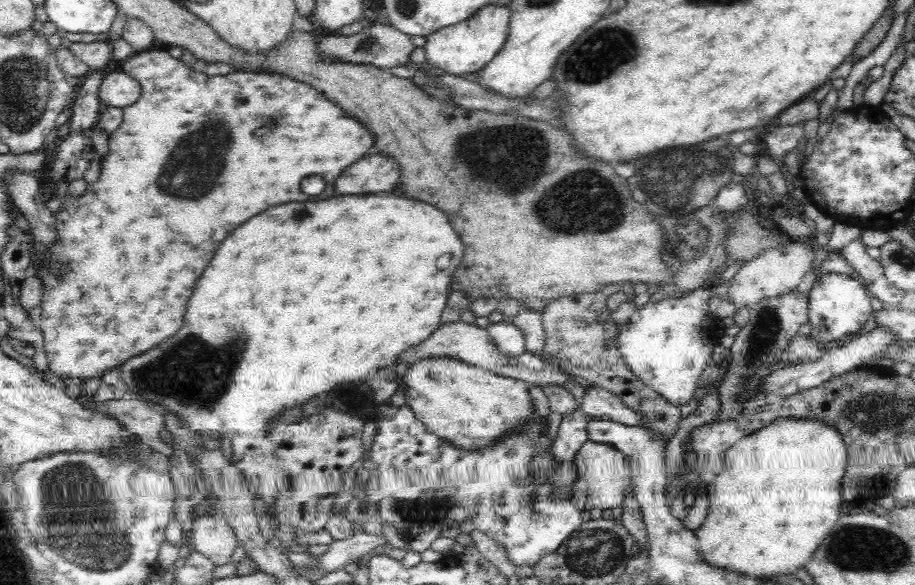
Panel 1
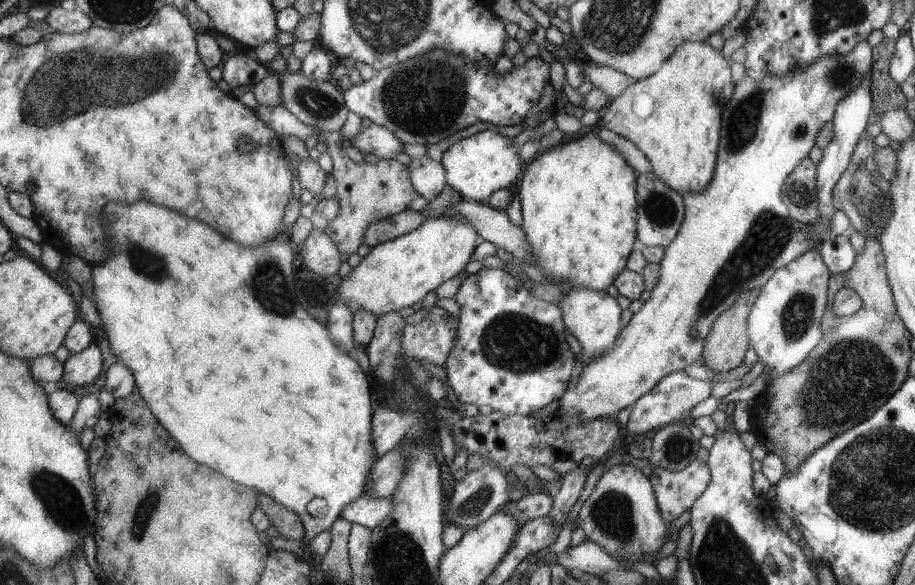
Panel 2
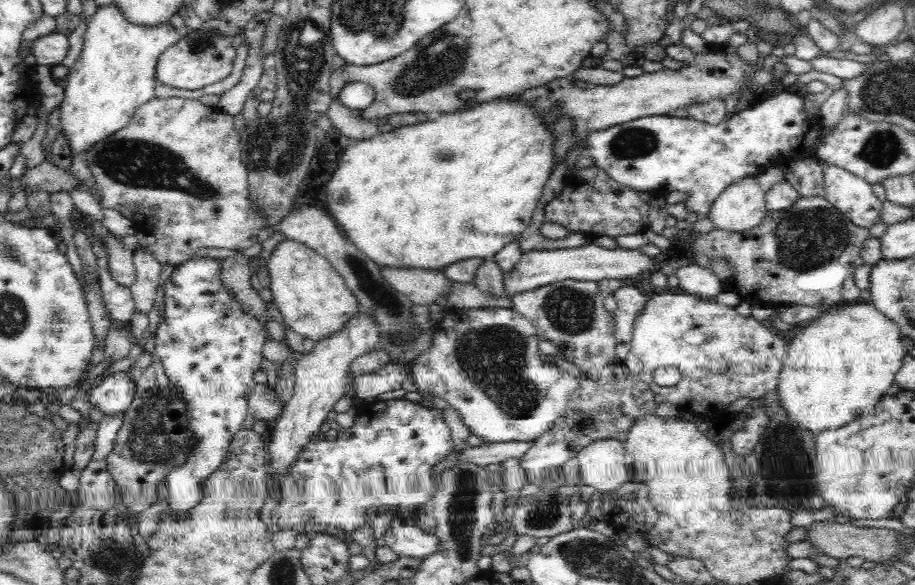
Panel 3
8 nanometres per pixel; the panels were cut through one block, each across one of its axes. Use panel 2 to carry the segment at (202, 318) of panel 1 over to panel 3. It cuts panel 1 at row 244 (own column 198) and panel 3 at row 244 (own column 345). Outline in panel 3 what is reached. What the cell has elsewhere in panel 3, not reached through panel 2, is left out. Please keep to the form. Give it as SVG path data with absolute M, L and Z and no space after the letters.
M495 98L488 103L476 104L468 110L450 111L442 113L435 120L425 120L416 124L401 126L392 129L386 134L376 134L370 138L362 139L355 145L350 145L344 152L338 170L332 174L332 180L326 188L328 192L328 208L332 218L338 222L338 227L345 238L350 239L356 247L360 248L368 258L371 258L382 268L403 270L404 268L420 268L424 271L442 271L450 263L464 259L487 259L493 257L506 244L519 237L524 232L534 216L534 211L542 197L542 190L546 186L555 162L555 147L557 138L552 128L544 123L544 114L537 110L528 112L524 102L516 102L512 98Z

